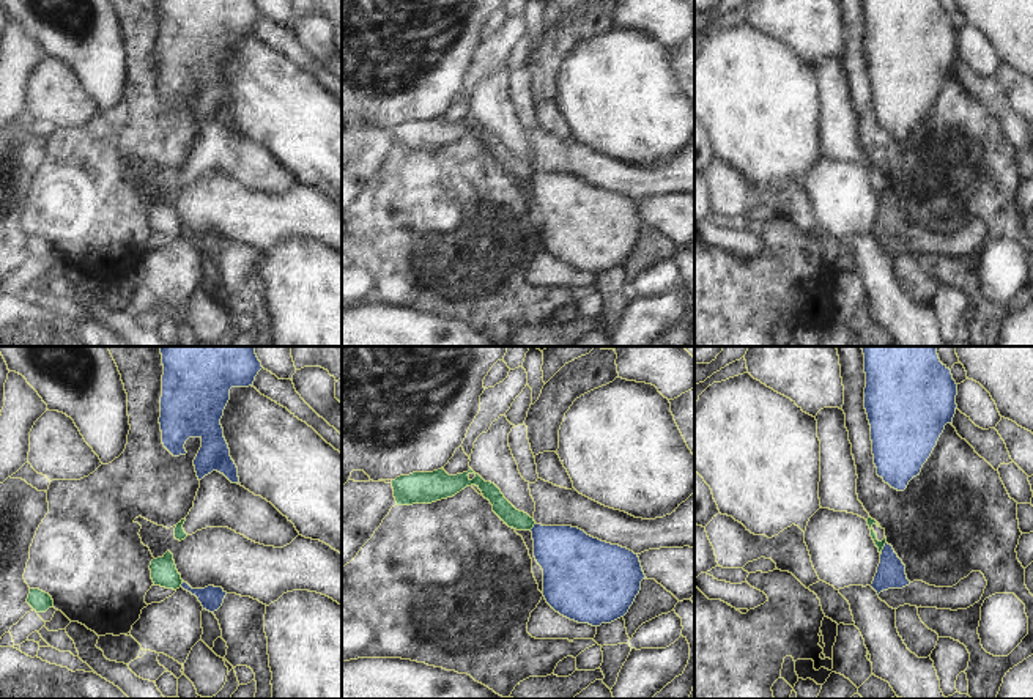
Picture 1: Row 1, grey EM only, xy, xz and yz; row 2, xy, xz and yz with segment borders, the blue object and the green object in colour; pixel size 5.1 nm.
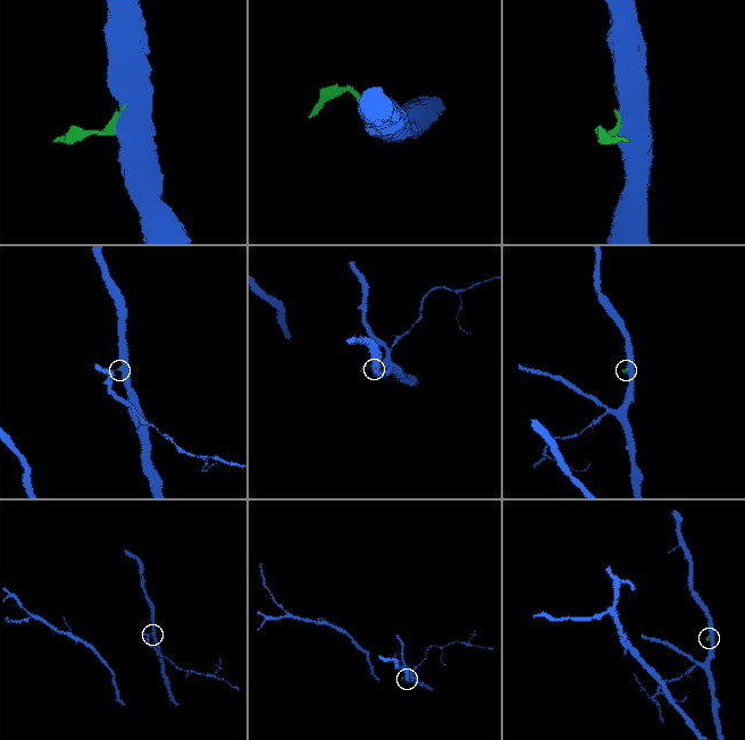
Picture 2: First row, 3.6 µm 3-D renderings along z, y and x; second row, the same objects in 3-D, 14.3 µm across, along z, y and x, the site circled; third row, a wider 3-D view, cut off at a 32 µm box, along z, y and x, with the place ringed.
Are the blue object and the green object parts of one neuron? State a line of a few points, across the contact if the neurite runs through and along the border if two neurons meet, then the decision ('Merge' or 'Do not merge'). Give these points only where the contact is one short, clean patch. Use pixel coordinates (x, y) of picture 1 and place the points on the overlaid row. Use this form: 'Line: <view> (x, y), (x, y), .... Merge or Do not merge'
Line: yz (885, 542), (881, 554). Do not merge

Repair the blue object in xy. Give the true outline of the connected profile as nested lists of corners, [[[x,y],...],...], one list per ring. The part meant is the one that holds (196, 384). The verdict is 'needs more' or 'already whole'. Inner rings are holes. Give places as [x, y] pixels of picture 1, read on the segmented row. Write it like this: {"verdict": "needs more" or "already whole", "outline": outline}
{"verdict": "already whole", "outline": [[[159,346],[162,354],[161,431],[162,444],[173,455],[186,455],[189,438],[200,438],[202,447],[194,460],[198,480],[217,471],[231,483],[239,483],[238,468],[230,457],[220,419],[231,387],[254,387],[263,368],[254,346]]]}

